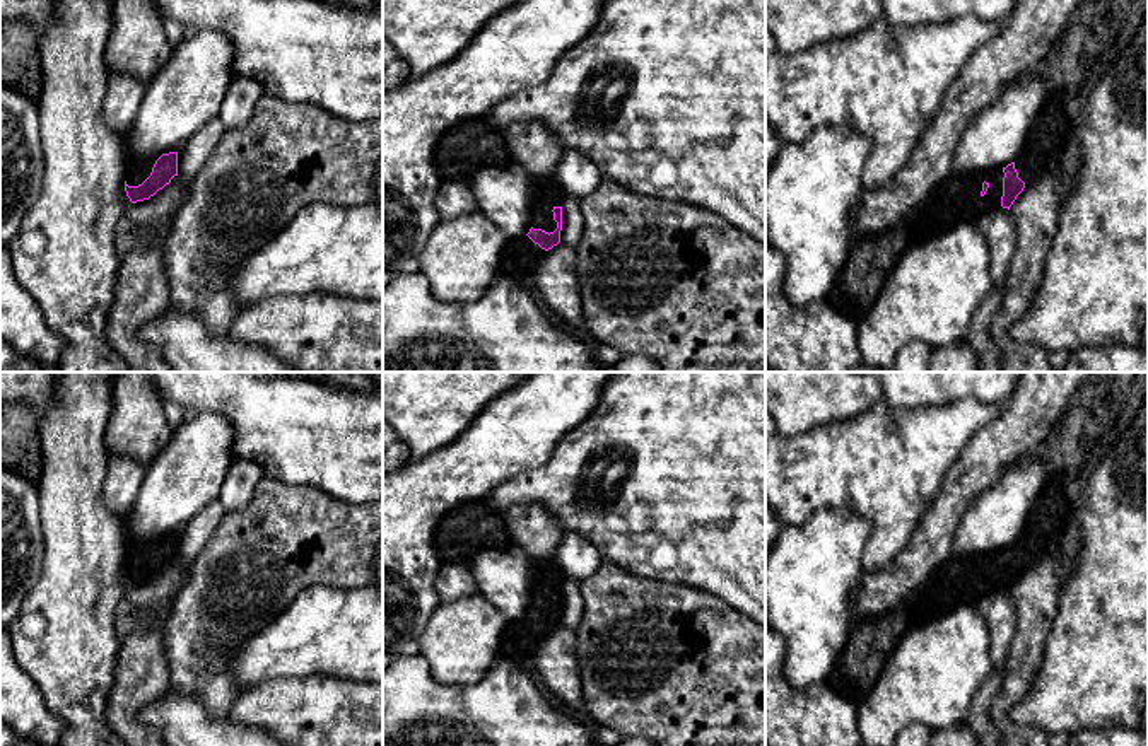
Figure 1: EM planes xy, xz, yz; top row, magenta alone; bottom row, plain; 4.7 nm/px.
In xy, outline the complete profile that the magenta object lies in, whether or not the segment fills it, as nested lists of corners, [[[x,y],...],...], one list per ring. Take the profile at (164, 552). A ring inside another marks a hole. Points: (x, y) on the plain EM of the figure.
[[[178,534],[125,541],[125,574],[132,586],[149,582],[178,558]]]

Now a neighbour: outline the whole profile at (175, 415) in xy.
[[[164,401],[162,410],[173,430],[176,430],[186,420],[186,410],[178,403]]]

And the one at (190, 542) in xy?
[[[219,500],[198,512],[178,536],[178,557],[183,567],[183,584],[191,562],[202,551],[212,533],[217,529],[226,509]]]

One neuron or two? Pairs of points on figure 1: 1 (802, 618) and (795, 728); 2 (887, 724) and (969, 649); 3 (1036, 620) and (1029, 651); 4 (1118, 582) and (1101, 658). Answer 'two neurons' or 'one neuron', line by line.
1: two neurons
2: one neuron
3: one neuron
4: one neuron

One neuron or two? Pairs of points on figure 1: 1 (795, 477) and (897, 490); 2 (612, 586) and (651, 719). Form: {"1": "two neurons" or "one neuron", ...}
{"1": "one neuron", "2": "one neuron"}

